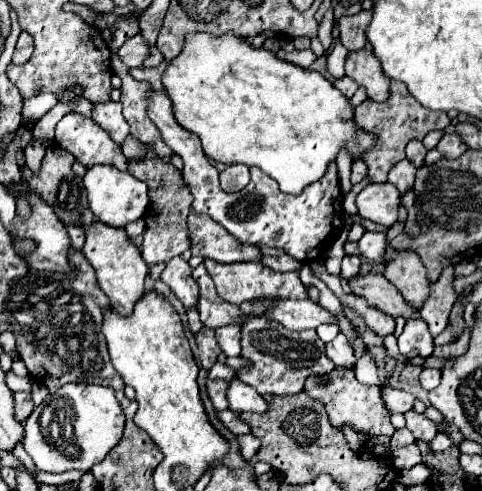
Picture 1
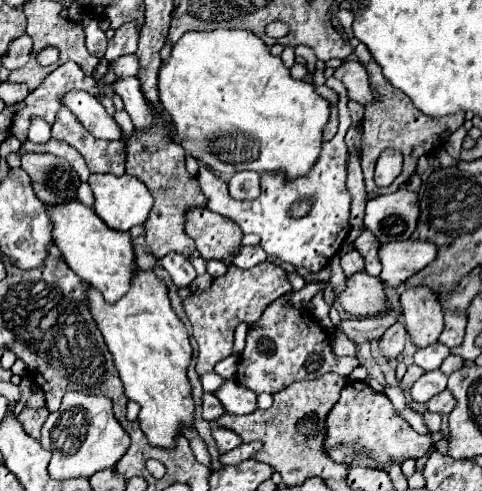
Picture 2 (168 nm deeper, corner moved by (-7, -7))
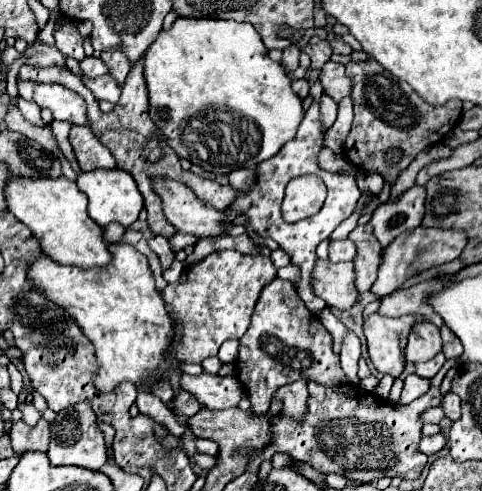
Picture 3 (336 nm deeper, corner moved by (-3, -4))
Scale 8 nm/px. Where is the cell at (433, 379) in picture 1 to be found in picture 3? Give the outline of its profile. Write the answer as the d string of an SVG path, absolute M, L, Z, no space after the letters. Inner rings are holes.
M412 373L412 375L408 375L408 377L404 379L404 389L402 389L400 401L402 401L402 403L412 403L414 399L422 397L428 389L430 389L430 379L418 377L416 373Z

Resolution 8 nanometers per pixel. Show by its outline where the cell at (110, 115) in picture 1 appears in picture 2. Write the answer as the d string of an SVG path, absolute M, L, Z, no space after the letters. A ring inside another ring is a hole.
M72 90L72 92L66 92L60 102L96 138L104 138L104 140L120 140L122 138L120 126L104 110L104 106L98 102L96 96L92 96L88 92L76 92L76 90Z

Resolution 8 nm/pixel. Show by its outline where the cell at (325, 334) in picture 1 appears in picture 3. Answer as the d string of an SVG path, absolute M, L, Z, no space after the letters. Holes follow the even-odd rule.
M288 265L286 267L281 267L278 269L277 276L281 279L288 280L295 285L299 281L300 270L297 266Z

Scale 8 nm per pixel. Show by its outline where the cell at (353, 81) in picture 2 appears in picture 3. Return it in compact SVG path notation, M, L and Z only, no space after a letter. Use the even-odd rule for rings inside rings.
M328 61L320 71L320 81L324 85L324 93L334 101L342 101L344 97L352 95L352 81L346 77L342 63Z

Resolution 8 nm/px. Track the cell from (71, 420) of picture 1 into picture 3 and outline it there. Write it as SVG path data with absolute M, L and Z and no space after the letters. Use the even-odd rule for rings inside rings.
M80 401L56 413L56 419L50 423L52 441L48 447L48 459L52 465L76 465L98 471L106 463L106 445L104 433L98 429L96 413L92 413L92 405L88 401Z

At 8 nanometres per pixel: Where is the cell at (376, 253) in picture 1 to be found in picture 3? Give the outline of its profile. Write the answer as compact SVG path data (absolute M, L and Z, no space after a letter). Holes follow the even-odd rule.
M416 227L408 233L398 235L388 249L384 249L382 253L382 265L378 269L378 279L372 285L372 293L378 297L390 295L392 291L400 289L402 283L418 273L422 273L424 269L430 267L438 267L442 263L450 263L454 259L460 257L462 249L466 245L466 233L464 231L456 231L456 229L424 229L424 227Z

